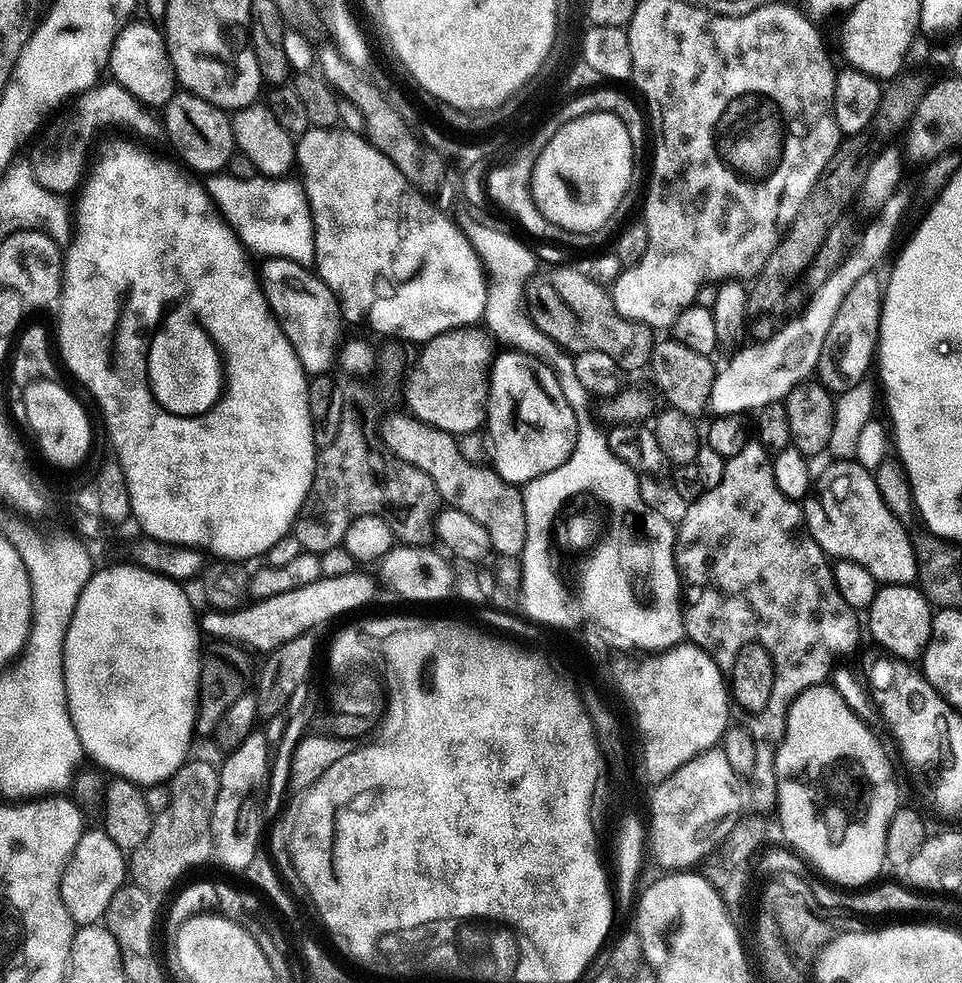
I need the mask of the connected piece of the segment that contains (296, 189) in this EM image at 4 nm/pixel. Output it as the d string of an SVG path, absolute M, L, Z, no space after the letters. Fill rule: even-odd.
M212 174L207 180L208 200L214 205L220 220L249 253L257 252L260 258L286 258L290 262L298 262L303 268L315 265L312 211L304 193L304 185L299 179L257 174L254 178L243 180L227 174Z

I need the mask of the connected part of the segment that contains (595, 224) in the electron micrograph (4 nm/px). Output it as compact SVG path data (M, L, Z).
M588 112L566 122L566 126L546 142L546 150L538 154L538 162L532 168L532 197L538 210L565 233L598 231L619 210L632 184L633 147L626 126L622 126L613 112Z

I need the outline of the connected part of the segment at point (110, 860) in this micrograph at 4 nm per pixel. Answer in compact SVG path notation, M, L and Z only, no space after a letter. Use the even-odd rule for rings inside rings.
M89 827L78 838L74 854L64 867L60 879L62 902L70 914L72 923L77 926L99 924L110 906L110 898L126 883L126 852L119 848L99 827Z

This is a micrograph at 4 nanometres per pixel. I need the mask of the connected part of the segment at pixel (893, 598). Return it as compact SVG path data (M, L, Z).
M885 584L877 587L874 602L866 610L866 632L873 636L889 657L916 662L924 655L932 633L933 605L928 603L919 587L912 584Z

